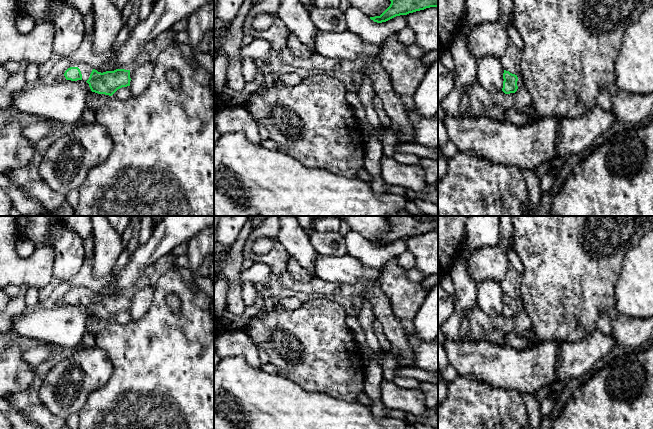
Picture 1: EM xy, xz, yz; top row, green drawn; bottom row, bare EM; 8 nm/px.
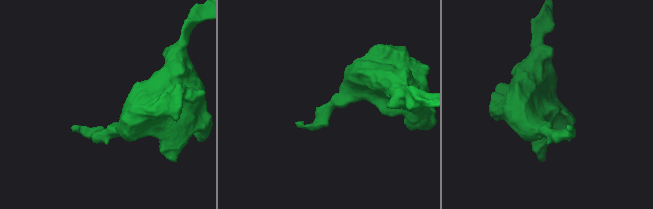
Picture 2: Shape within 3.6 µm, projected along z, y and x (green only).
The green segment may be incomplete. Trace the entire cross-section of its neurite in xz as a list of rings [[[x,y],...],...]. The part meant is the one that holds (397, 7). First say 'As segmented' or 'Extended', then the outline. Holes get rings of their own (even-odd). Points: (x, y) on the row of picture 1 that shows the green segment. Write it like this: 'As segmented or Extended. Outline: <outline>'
As segmented. Outline: [[[390,0],[390,6],[380,15],[370,17],[377,23],[386,22],[396,16],[407,15],[430,7],[438,7],[438,0]]]

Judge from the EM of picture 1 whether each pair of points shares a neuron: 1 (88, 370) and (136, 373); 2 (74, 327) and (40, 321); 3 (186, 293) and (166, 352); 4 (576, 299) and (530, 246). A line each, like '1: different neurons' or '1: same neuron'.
1: different neurons
2: same neuron
3: same neuron
4: same neuron

